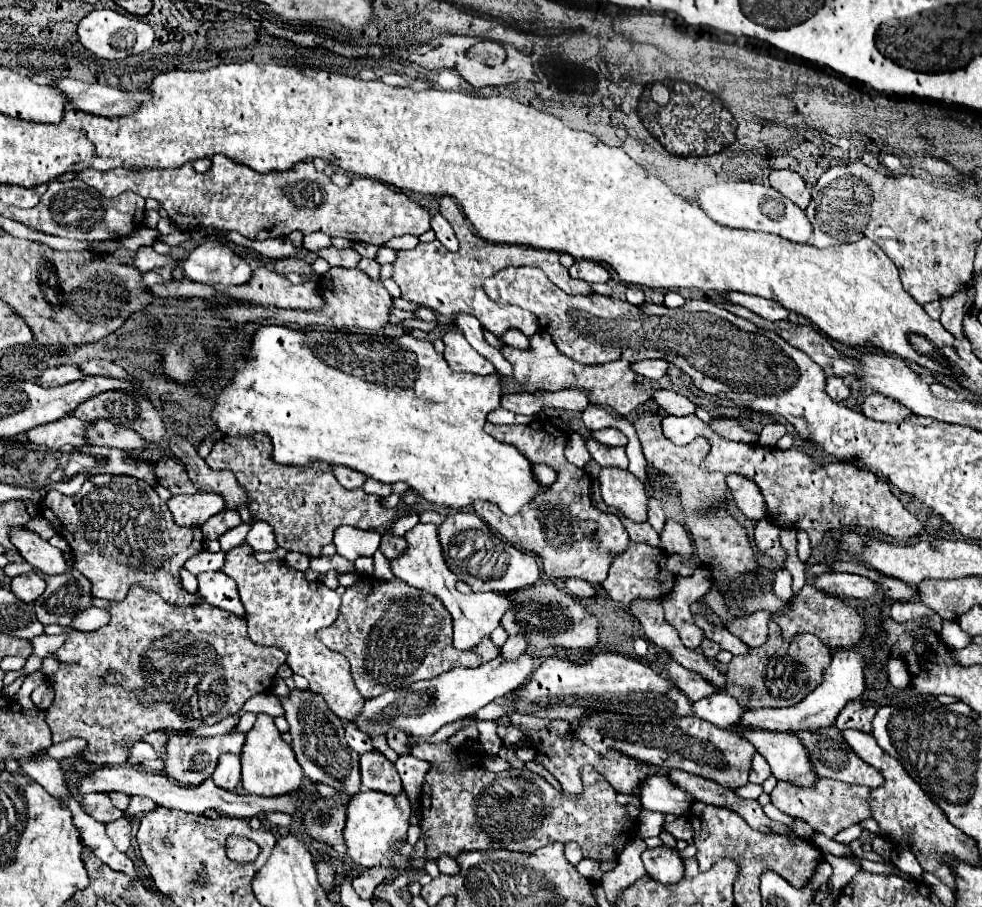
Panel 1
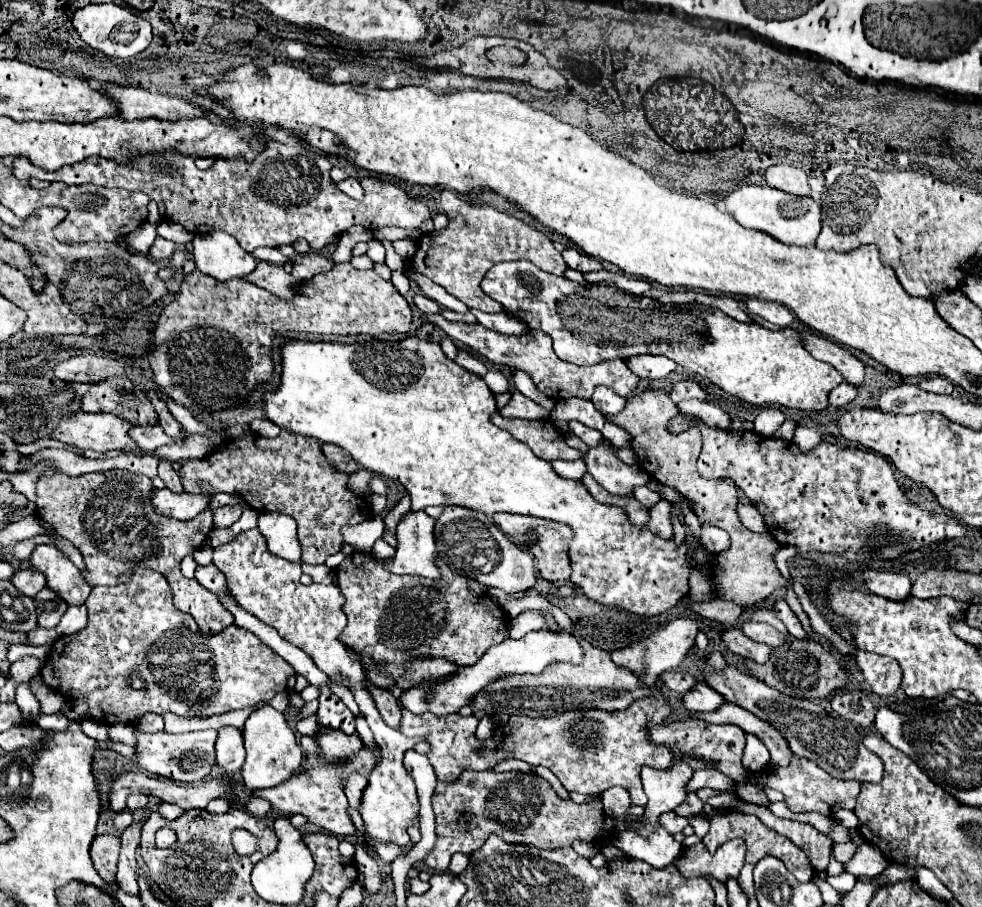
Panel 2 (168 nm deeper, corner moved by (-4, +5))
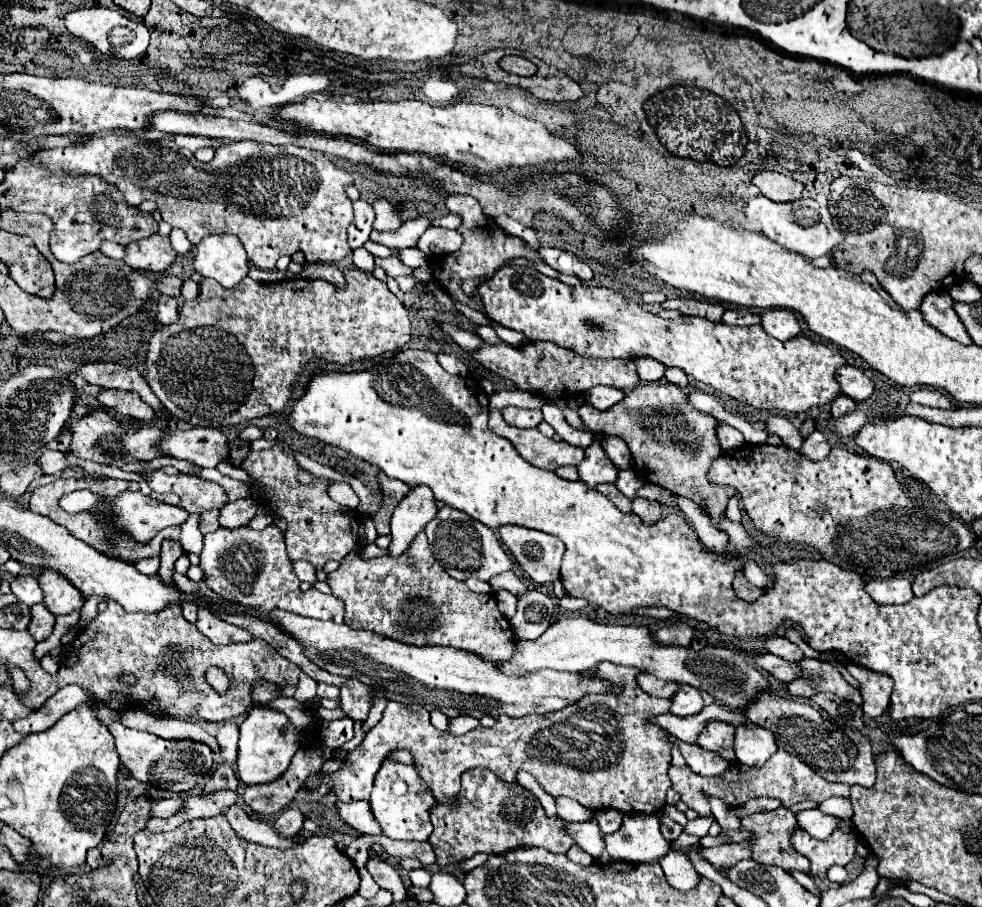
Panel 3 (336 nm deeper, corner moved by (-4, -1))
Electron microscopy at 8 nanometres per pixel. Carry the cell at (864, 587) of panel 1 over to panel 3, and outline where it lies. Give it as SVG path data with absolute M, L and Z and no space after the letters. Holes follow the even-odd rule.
M904 578L872 580L866 584L866 592L878 604L906 604L914 598L912 582L904 580Z

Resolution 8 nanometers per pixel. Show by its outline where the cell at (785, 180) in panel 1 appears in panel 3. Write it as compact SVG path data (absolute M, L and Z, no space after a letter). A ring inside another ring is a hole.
M758 172L752 178L752 184L760 188L760 194L774 200L774 202L790 202L798 200L804 186L784 174L778 172Z

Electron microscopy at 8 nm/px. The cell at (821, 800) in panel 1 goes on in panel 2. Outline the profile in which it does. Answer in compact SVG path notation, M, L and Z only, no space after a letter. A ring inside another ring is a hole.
M794 756L790 766L786 768L774 768L772 772L768 768L766 776L768 776L768 786L784 794L784 802L792 812L820 812L832 818L834 810L854 810L860 794L860 782L834 778L814 762L798 756Z

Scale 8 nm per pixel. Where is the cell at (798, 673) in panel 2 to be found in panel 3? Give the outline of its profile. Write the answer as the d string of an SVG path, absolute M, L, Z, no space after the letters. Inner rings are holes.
M804 658L800 662L802 666L802 676L788 684L788 692L792 696L804 696L810 698L816 692L832 692L844 700L850 700L854 704L862 704L860 690L852 688L838 668L834 668L830 662L820 662L812 658Z

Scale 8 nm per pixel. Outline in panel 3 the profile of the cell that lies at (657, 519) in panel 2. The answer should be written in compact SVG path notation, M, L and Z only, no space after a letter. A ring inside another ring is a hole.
M634 498L632 500L632 512L638 514L648 524L654 524L662 518L660 504L654 502L654 500L646 500L646 498Z

